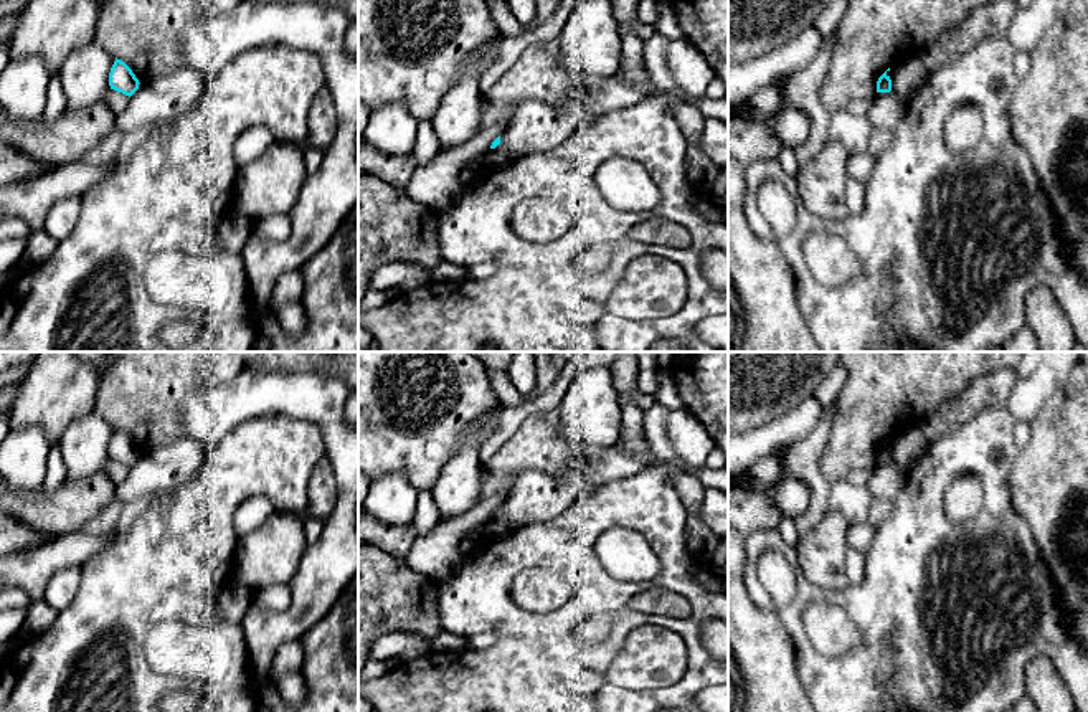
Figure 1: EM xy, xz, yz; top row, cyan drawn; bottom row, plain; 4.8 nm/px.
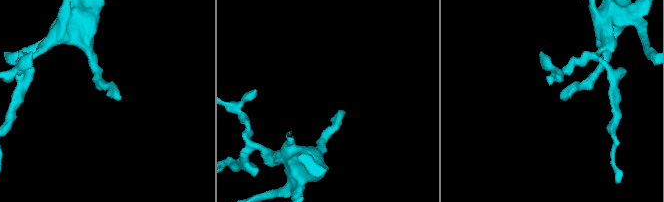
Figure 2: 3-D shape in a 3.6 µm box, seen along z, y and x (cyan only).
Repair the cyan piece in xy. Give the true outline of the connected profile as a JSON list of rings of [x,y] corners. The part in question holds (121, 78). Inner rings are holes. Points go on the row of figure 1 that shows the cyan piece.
[[[116,58],[109,73],[111,89],[130,97],[139,89],[139,84],[140,83],[132,73],[132,69],[124,61]]]

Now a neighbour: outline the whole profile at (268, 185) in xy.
[[[274,142],[258,159],[238,167],[231,211],[248,220],[287,215],[305,178],[300,144]]]

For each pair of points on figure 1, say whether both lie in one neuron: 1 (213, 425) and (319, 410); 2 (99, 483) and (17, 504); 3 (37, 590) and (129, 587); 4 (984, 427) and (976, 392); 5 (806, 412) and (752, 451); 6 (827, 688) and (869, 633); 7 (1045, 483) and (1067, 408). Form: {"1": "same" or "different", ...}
{"1": "same", "2": "same", "3": "different", "4": "different", "5": "same", "6": "same", "7": "same"}

